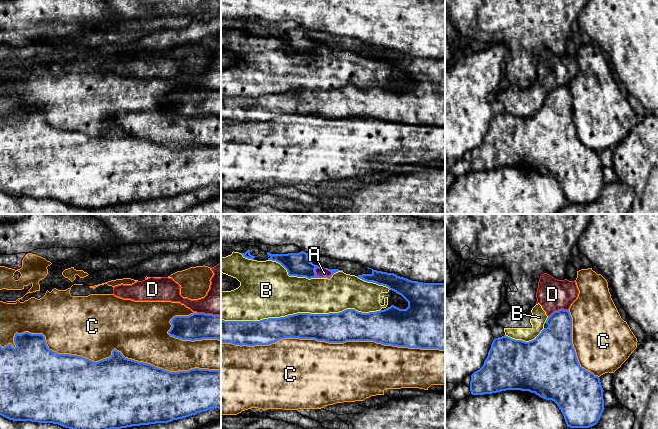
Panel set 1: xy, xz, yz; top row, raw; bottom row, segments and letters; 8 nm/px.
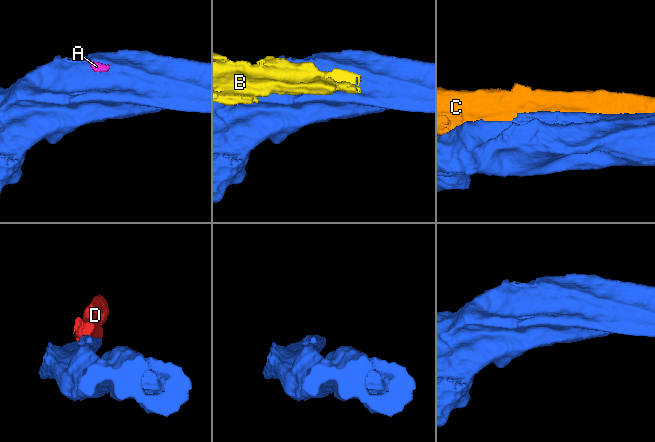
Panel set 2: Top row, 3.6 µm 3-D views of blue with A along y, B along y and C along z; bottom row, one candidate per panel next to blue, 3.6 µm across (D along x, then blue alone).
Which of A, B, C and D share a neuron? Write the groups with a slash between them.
A B D / C

